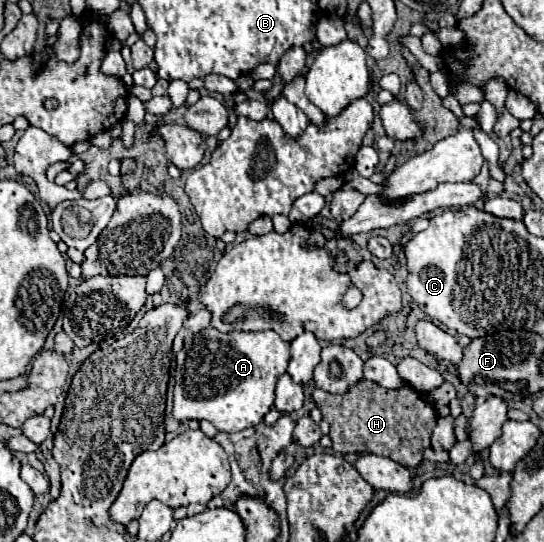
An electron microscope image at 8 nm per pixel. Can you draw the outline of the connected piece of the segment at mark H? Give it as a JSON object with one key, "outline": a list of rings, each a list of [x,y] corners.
{"outline":[[[362,379],[344,395],[314,389],[312,399],[316,401],[316,407],[322,411],[324,419],[330,423],[330,439],[336,453],[372,451],[390,457],[408,469],[414,469],[422,463],[422,451],[430,447],[432,429],[436,427],[438,419],[434,403],[406,381],[400,389],[384,389]]]}

